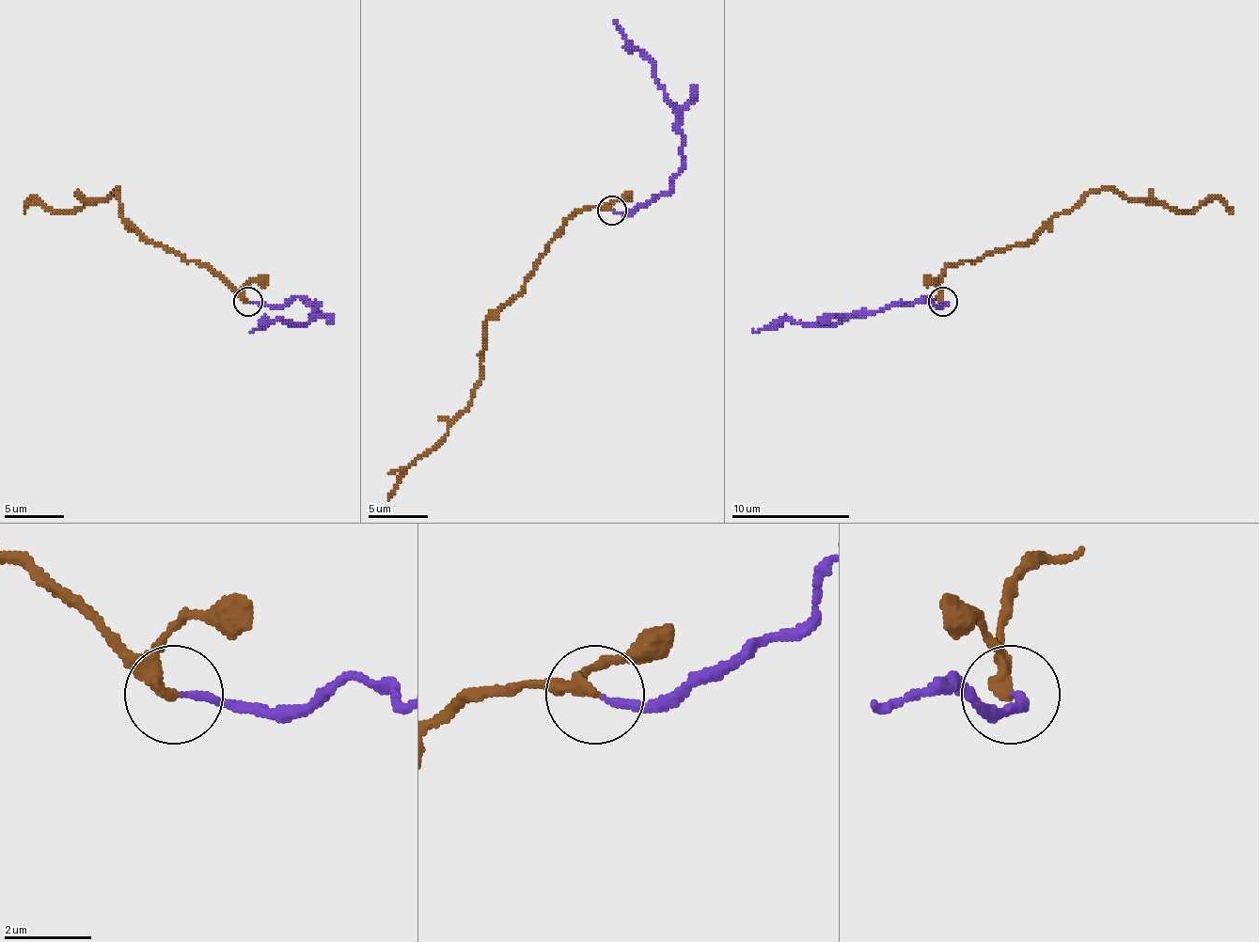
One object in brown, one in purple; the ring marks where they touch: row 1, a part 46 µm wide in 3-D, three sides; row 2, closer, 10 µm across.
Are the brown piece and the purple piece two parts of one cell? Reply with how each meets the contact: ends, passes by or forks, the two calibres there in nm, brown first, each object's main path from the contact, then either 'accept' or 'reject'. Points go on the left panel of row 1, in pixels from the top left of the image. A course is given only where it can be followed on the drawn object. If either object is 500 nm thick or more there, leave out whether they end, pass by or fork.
brown passes by; purple ends there; 220 nm thick on the brown side, 170 nm on the other; brown runs (246, 302), (209, 267), (149, 243), (122, 216), (117, 190), (72, 211), (52, 211), (34, 198), (24, 213); purple runs (250, 302), (282, 306), (300, 296), (318, 306), (315, 314), (306, 322), (271, 320), (253, 329); accept

